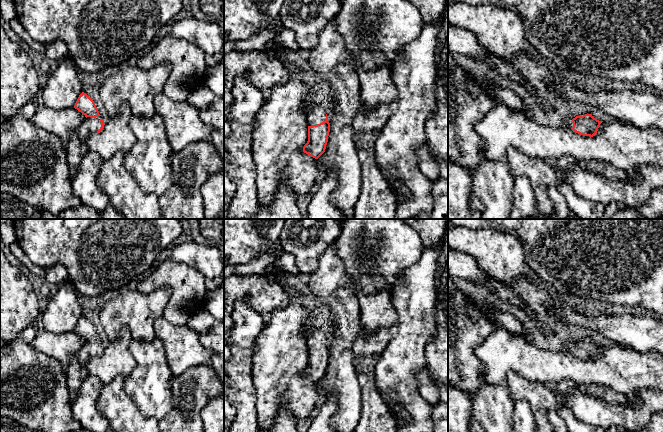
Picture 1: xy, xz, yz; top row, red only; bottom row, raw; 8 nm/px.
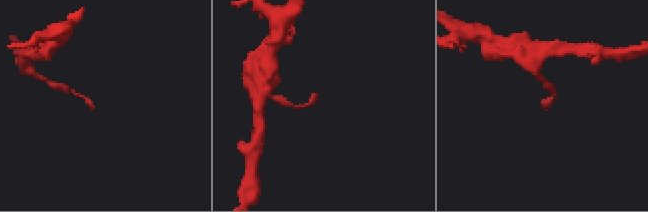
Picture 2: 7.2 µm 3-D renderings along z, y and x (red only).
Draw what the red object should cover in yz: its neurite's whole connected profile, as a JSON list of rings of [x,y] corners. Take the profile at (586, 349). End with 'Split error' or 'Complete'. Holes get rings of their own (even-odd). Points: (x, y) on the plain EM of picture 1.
[[[585,338],[583,340],[576,340],[575,342],[566,342],[564,350],[580,359],[593,361],[602,346],[594,342],[591,338]]]. Split error

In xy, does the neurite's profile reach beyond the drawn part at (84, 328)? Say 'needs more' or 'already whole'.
needs more

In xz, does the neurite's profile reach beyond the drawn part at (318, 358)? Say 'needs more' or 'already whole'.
needs more

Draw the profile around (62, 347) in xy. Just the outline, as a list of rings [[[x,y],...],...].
[[[44,330],[36,334],[30,345],[37,351],[58,360],[66,374],[70,358],[85,344],[85,339],[74,331],[54,334]]]

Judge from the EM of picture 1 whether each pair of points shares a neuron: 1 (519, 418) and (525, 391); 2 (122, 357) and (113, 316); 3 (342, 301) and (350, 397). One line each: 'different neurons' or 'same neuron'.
1: different neurons
2: different neurons
3: same neuron

